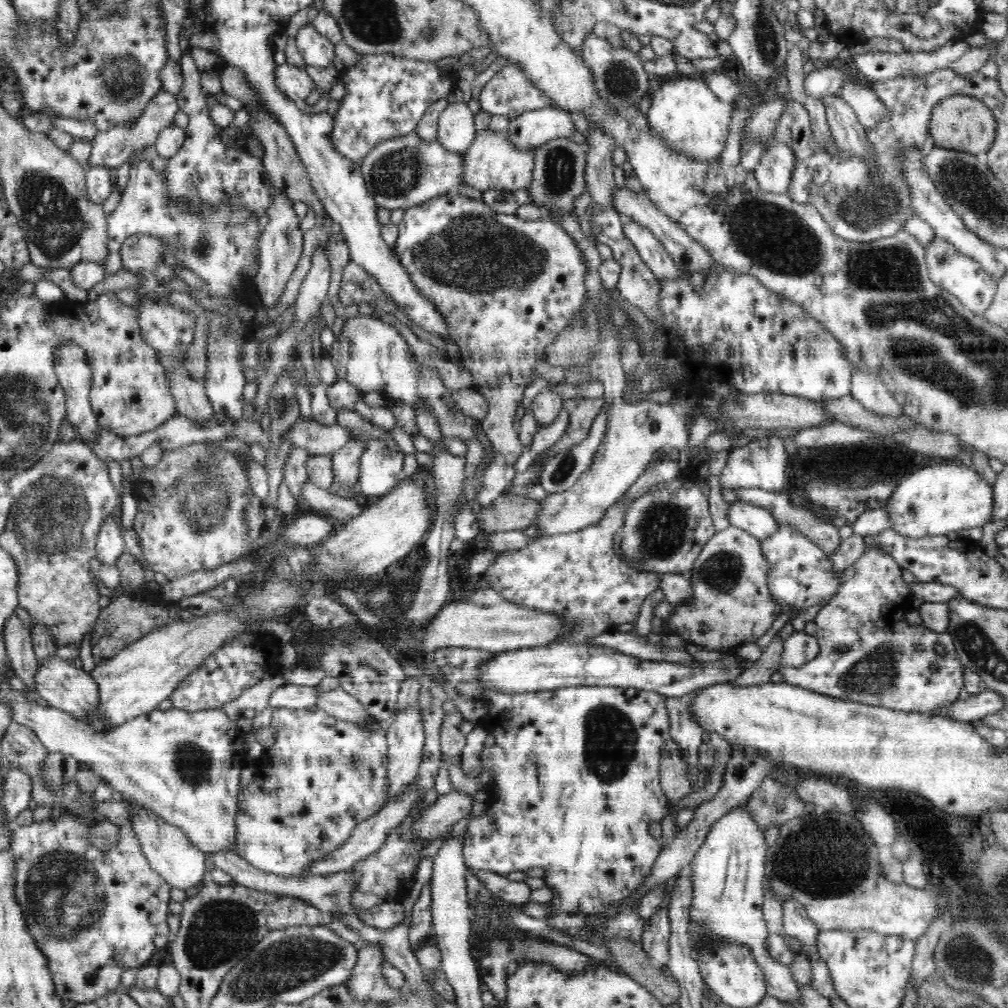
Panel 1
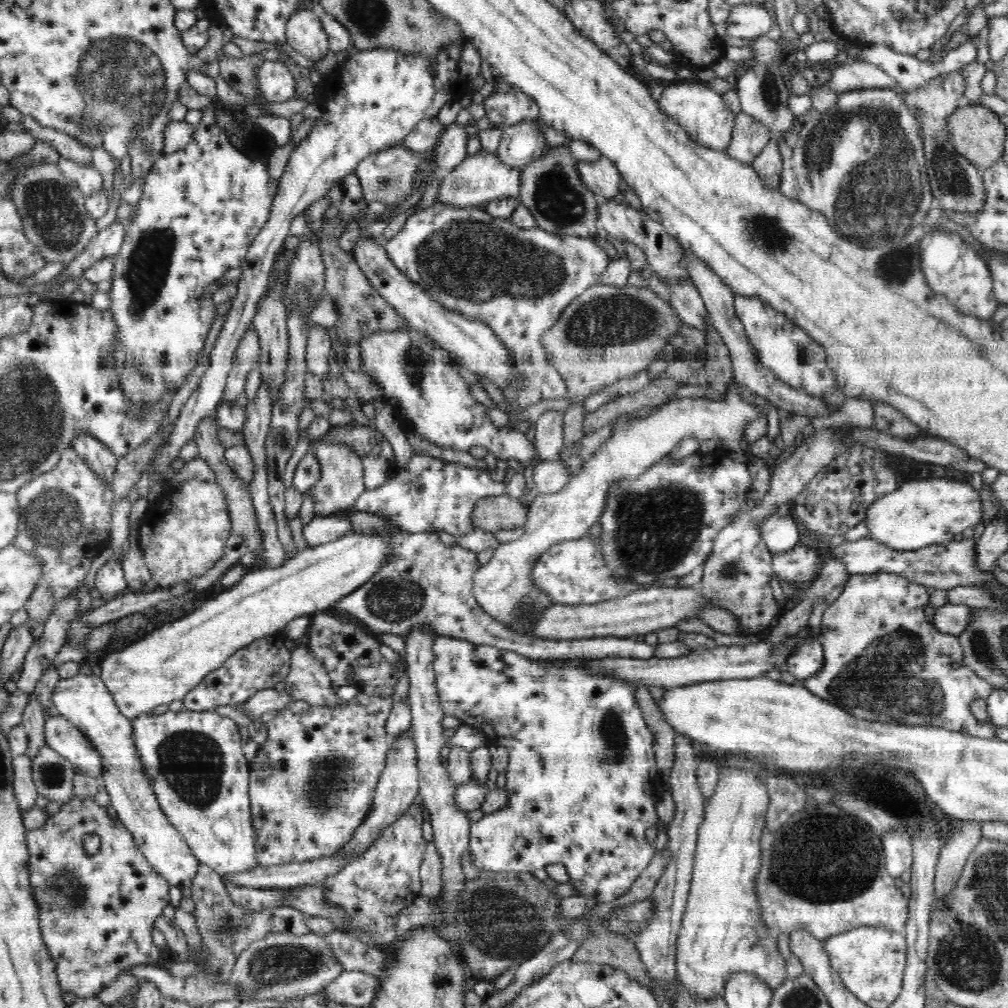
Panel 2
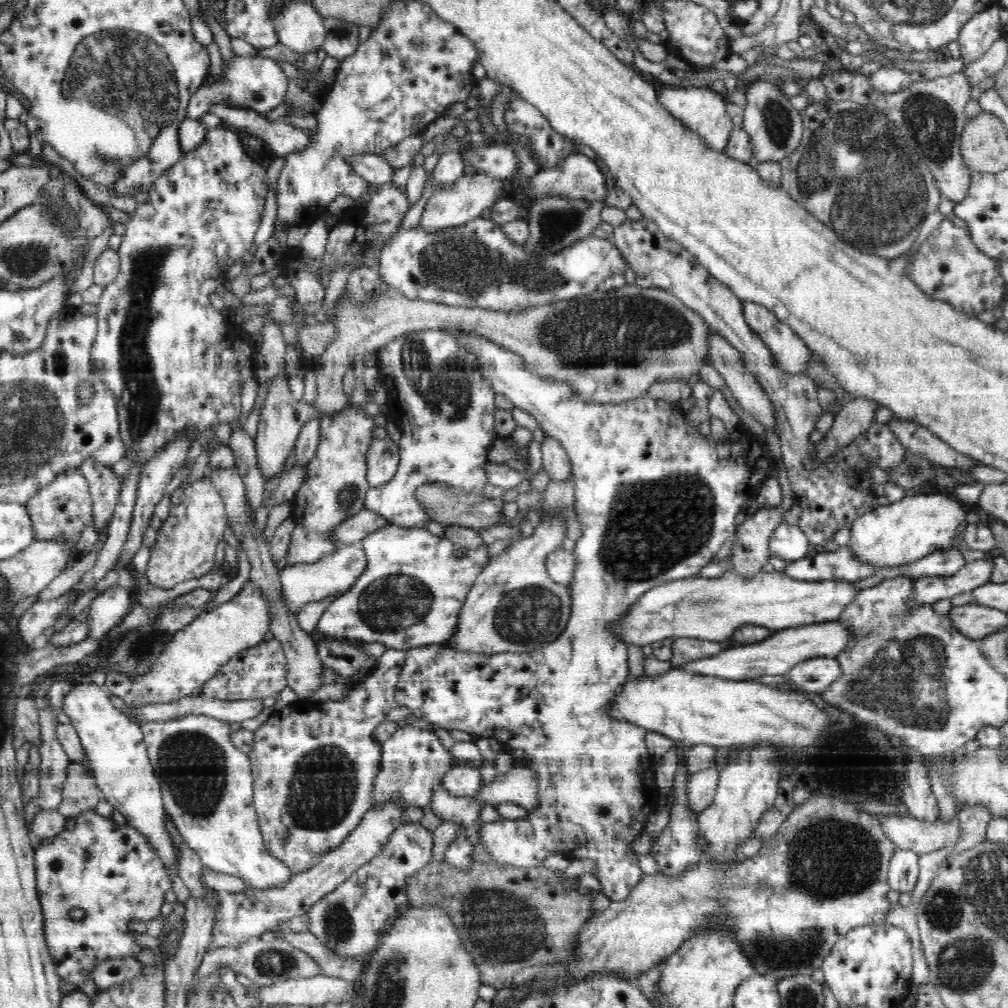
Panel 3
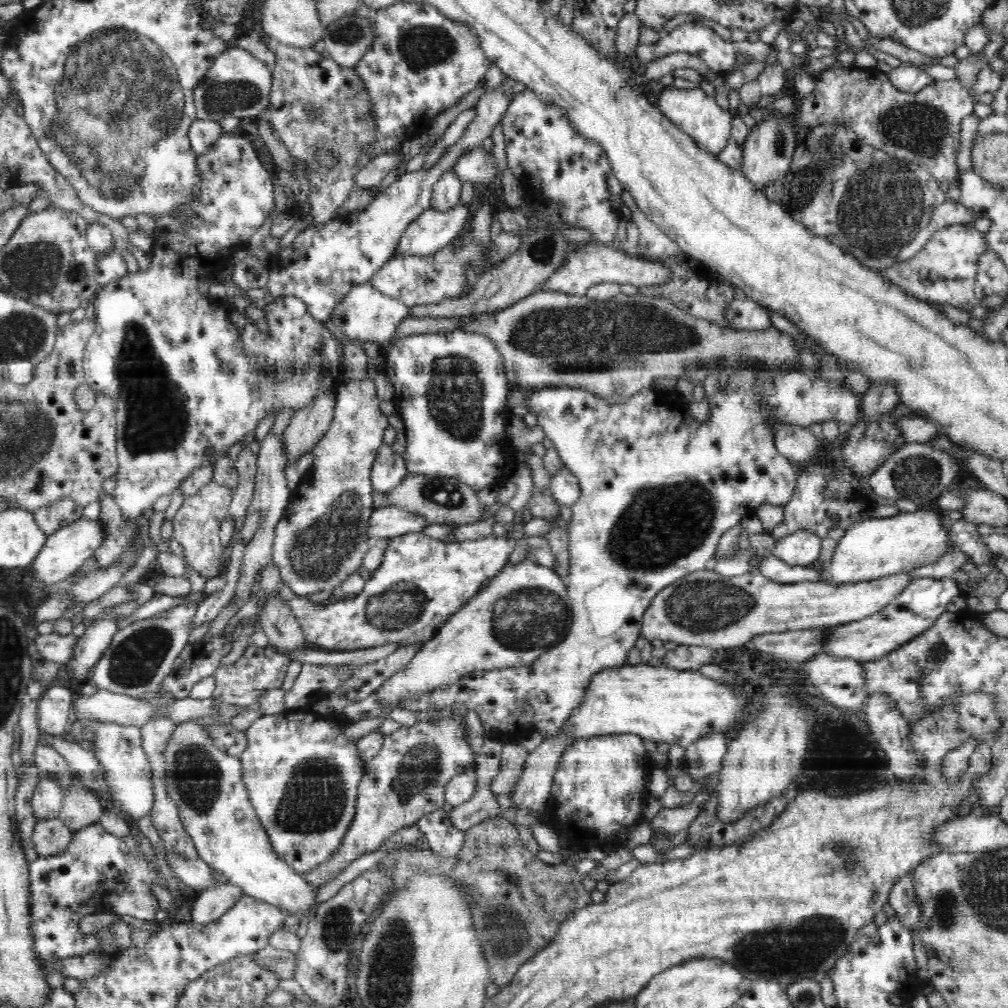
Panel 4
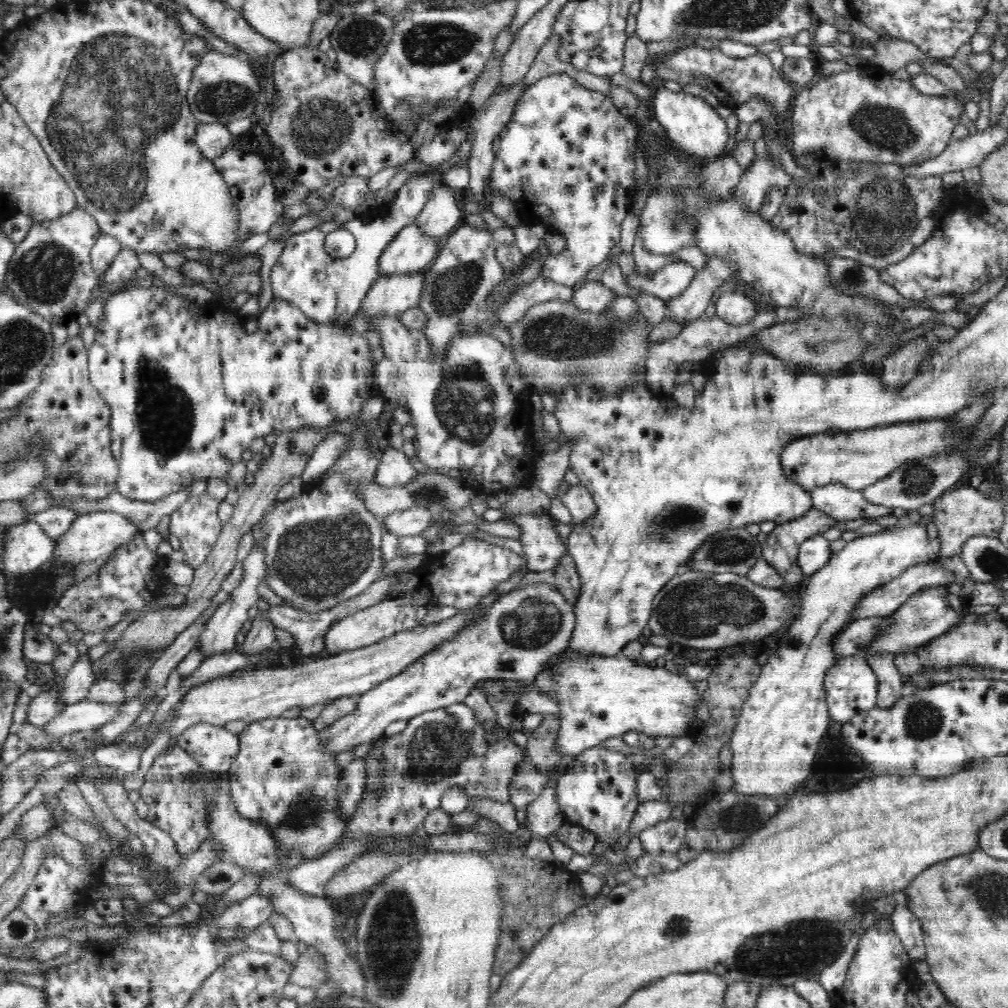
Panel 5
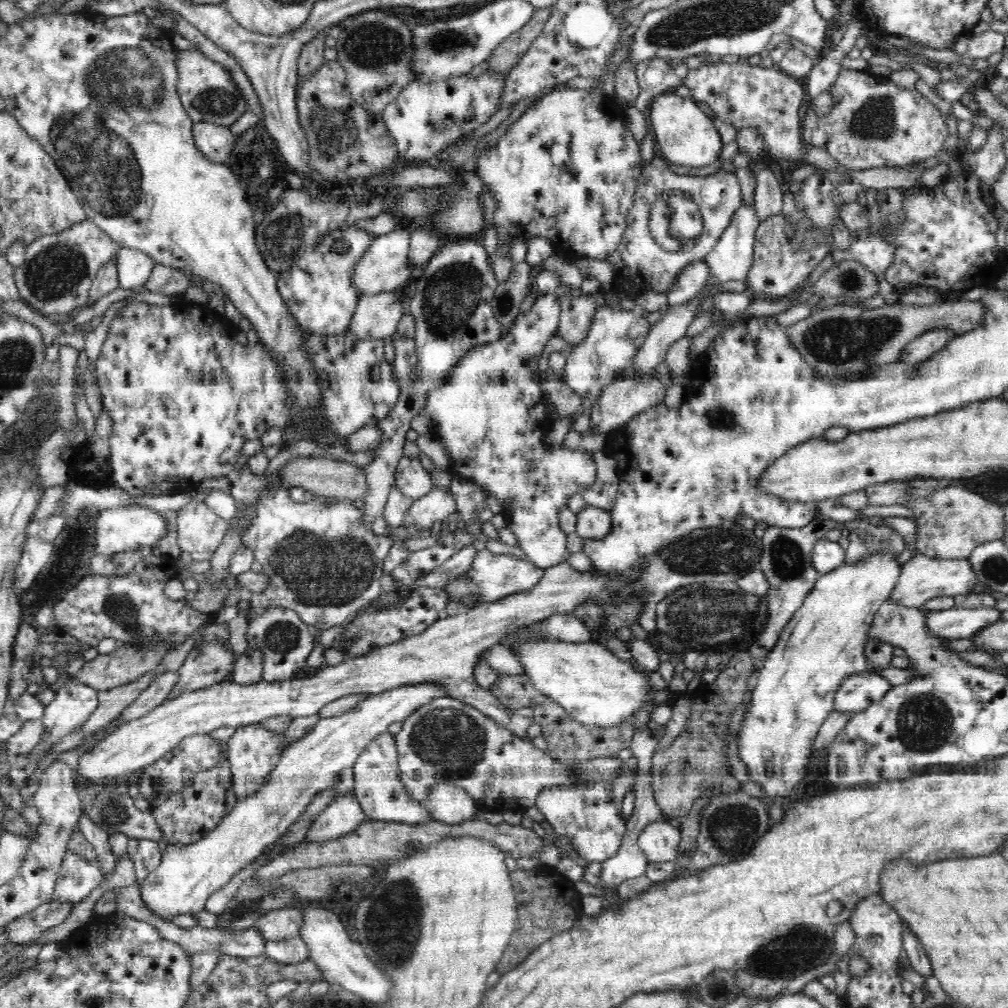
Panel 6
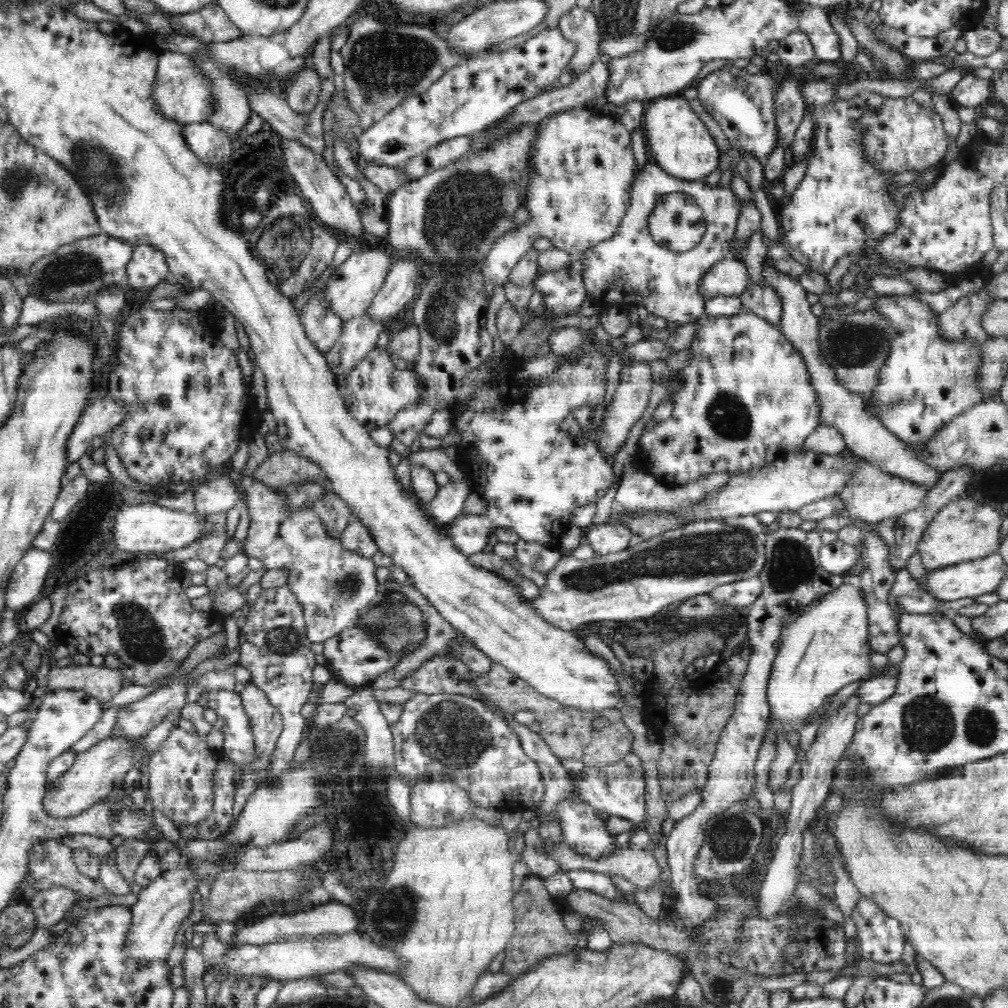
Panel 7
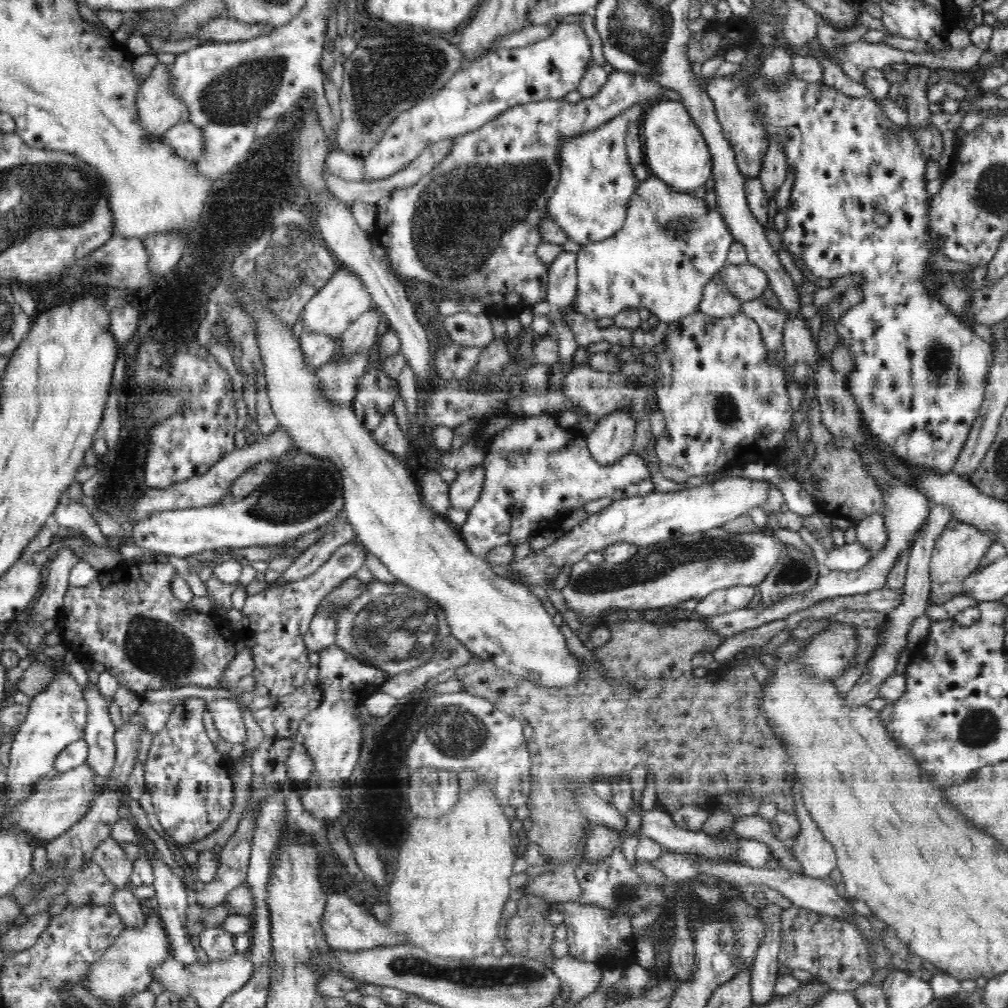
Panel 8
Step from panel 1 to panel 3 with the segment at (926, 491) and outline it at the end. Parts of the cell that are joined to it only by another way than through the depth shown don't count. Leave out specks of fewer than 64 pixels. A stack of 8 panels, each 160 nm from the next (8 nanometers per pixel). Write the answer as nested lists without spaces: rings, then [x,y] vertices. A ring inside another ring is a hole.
[[[942,492],[905,496],[900,502],[880,506],[857,518],[850,526],[852,538],[848,547],[857,560],[868,562],[876,570],[906,566],[938,550],[948,550],[969,509],[953,495],[947,496]]]

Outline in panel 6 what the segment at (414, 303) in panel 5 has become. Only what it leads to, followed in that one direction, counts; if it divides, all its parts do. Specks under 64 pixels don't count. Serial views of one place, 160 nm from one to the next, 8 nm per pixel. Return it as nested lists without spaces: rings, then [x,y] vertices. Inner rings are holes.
[[[396,291],[364,295],[359,298],[348,331],[360,339],[383,339],[396,333],[404,306]]]

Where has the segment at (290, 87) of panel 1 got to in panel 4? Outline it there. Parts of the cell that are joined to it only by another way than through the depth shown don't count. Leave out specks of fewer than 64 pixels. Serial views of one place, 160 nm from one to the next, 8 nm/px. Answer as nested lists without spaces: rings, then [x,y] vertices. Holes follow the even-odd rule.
[[[231,44],[215,58],[208,71],[206,77],[194,89],[192,96],[198,120],[219,121],[226,115],[257,120],[260,112],[266,111],[270,106],[272,72],[248,50]]]

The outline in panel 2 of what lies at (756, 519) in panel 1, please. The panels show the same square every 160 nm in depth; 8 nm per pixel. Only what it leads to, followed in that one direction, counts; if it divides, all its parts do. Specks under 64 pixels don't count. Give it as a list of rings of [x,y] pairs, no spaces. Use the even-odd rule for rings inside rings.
[[[774,513],[764,517],[757,524],[757,529],[772,554],[788,552],[801,541],[798,525],[791,515],[779,516]]]

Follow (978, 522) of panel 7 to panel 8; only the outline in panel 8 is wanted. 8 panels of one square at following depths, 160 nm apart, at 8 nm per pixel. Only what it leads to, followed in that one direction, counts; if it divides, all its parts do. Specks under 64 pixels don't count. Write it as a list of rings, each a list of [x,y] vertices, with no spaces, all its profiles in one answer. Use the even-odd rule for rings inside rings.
[[[952,517],[944,530],[935,538],[931,555],[930,582],[931,594],[930,606],[944,604],[953,596],[962,594],[961,584],[965,578],[974,571],[983,560],[992,546],[992,537],[986,532],[976,529],[974,525],[966,524]]]

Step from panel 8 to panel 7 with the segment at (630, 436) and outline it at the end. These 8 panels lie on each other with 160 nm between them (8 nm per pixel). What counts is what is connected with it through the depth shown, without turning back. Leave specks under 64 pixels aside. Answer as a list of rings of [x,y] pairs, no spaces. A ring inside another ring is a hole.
[[[634,361],[623,366],[619,376],[619,384],[609,404],[609,411],[604,416],[603,425],[597,439],[594,441],[603,457],[616,456],[624,445],[631,428],[644,415],[644,409],[650,402],[650,390],[654,386],[652,381],[652,367],[650,361]]]

